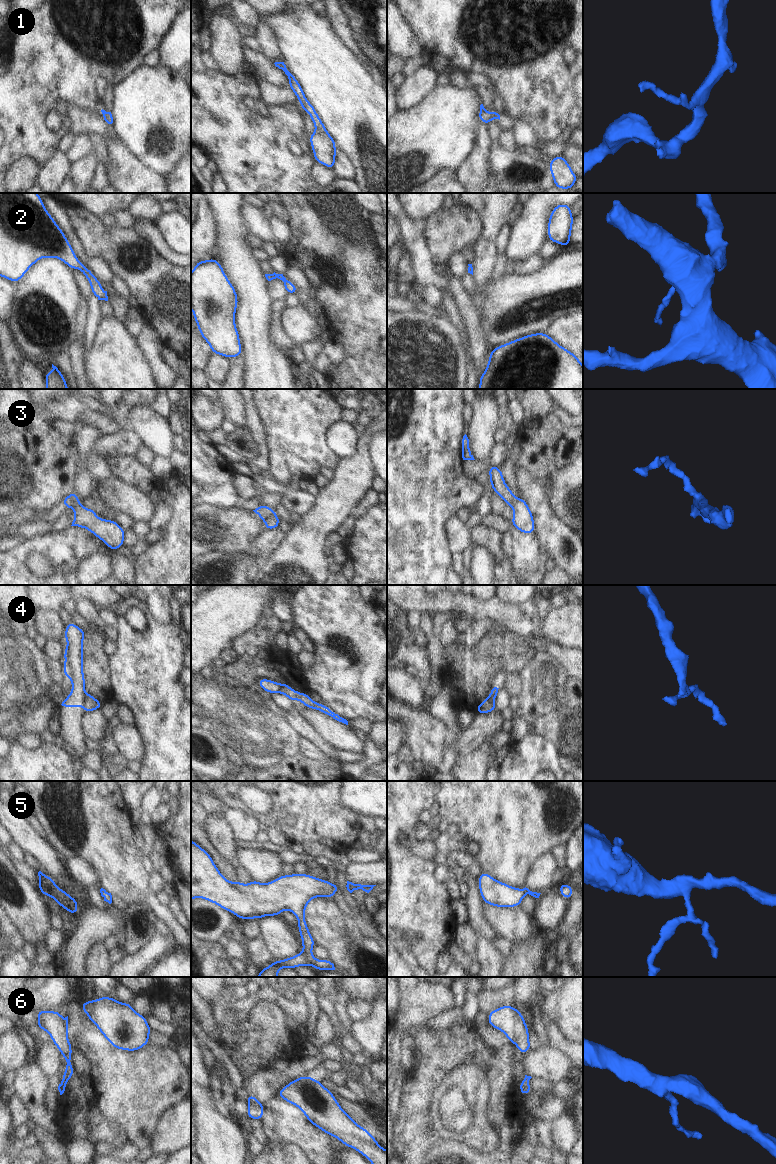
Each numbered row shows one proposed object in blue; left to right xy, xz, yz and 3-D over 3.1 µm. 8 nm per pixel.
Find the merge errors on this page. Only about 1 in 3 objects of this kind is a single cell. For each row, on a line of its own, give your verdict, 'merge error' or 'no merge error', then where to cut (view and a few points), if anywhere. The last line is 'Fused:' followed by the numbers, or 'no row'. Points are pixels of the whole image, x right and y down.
1: no merge error; cut none
2: no merge error; cut none
3: merge error; cut xz (274, 513), (264, 521)
4: merge error; cut xy (85, 692), (85, 701), (82, 706)
5: no merge error; cut none
6: no merge error; cut none
Fused: 3, 4

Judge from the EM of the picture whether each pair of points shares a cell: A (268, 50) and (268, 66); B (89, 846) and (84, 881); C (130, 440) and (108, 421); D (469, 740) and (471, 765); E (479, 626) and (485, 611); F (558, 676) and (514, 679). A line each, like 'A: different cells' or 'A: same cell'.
A: different cells
B: different cells
C: different cells
D: different cells
E: different cells
F: different cells

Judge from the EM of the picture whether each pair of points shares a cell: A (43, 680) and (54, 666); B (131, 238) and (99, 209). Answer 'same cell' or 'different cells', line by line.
A: different cells
B: different cells

